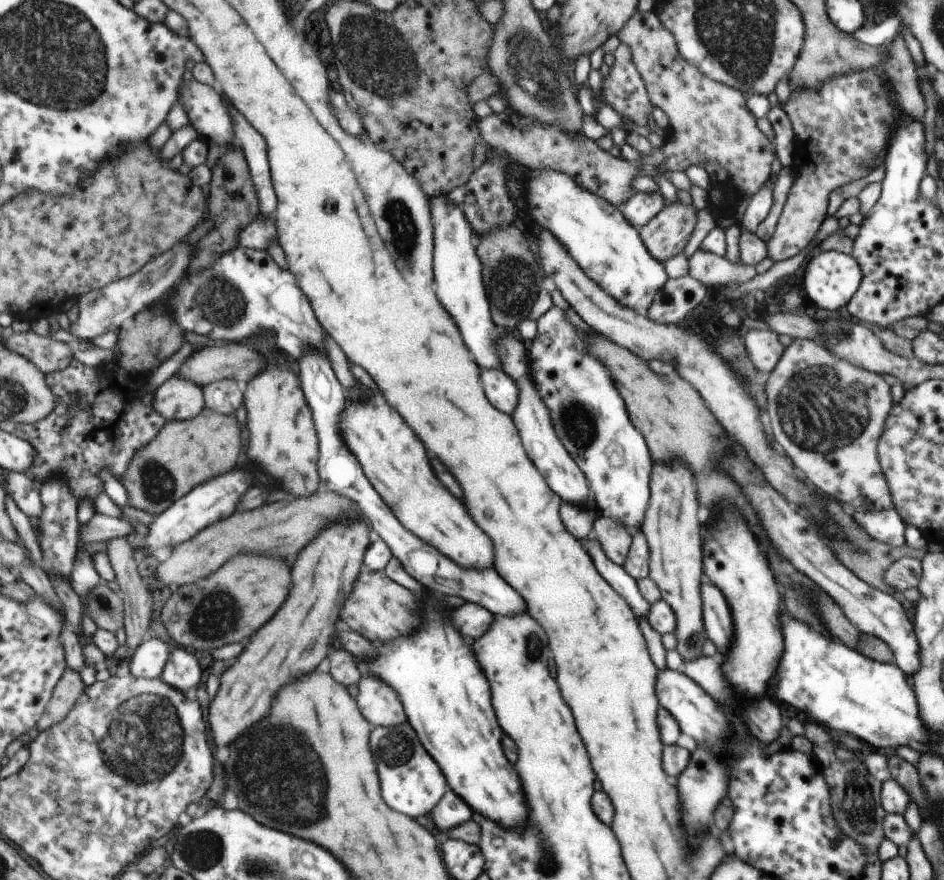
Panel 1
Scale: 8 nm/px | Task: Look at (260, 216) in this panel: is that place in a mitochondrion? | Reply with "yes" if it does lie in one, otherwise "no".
no

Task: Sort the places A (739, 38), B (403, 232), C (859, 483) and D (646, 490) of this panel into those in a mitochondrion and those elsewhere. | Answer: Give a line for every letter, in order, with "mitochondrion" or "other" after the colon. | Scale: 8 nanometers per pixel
A: mitochondrion
B: mitochondrion
C: other
D: other

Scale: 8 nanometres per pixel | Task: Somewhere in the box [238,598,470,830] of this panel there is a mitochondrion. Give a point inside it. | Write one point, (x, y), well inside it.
(397, 748)

